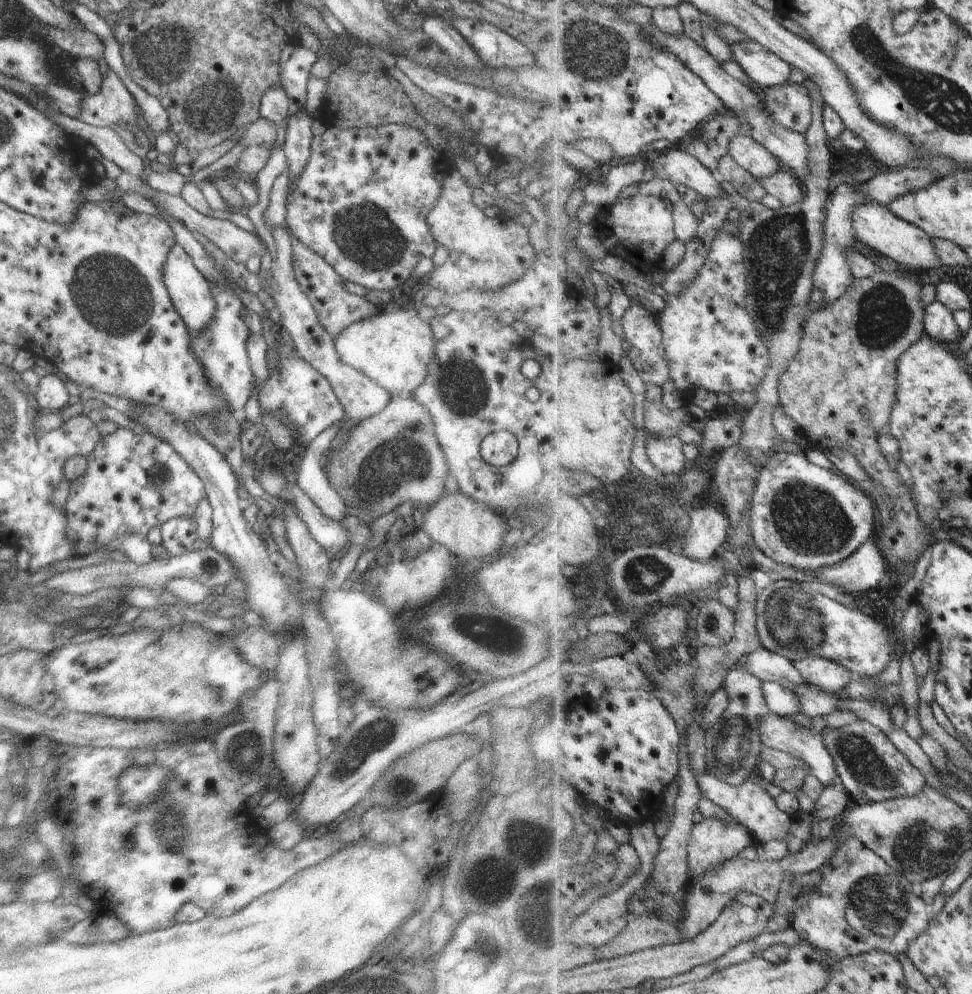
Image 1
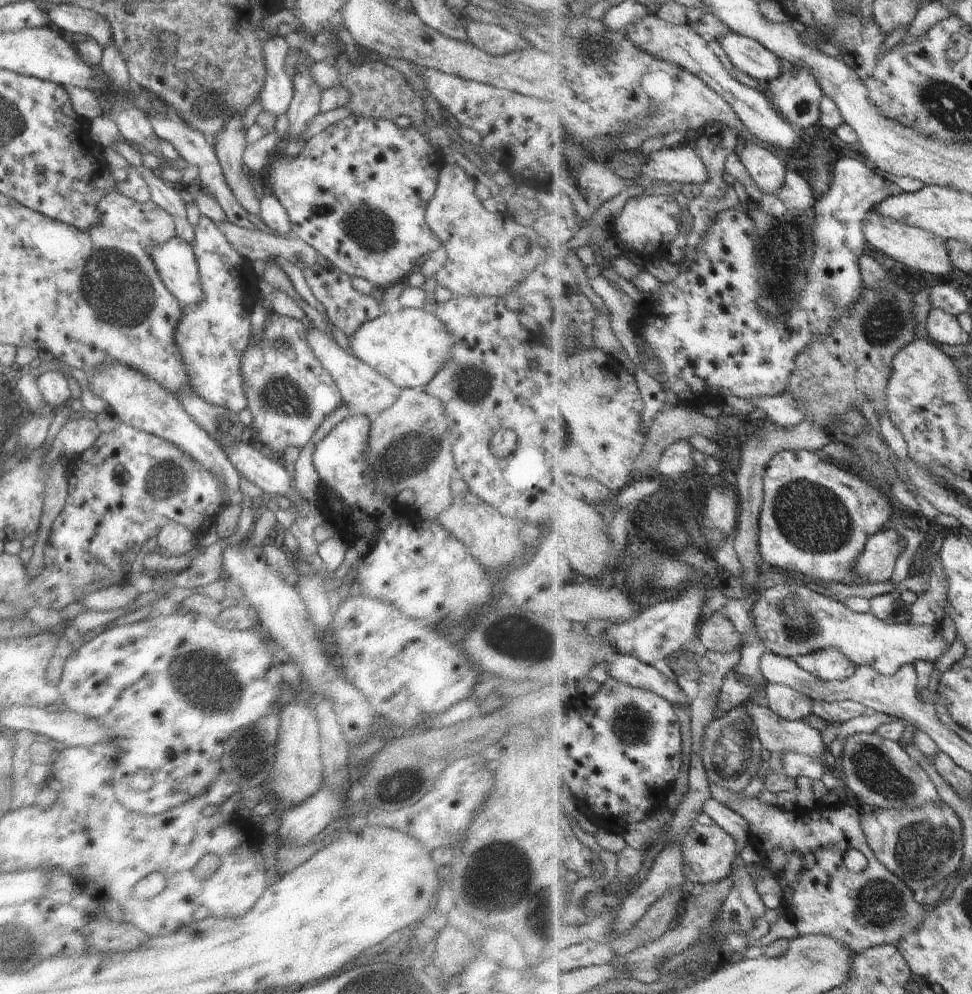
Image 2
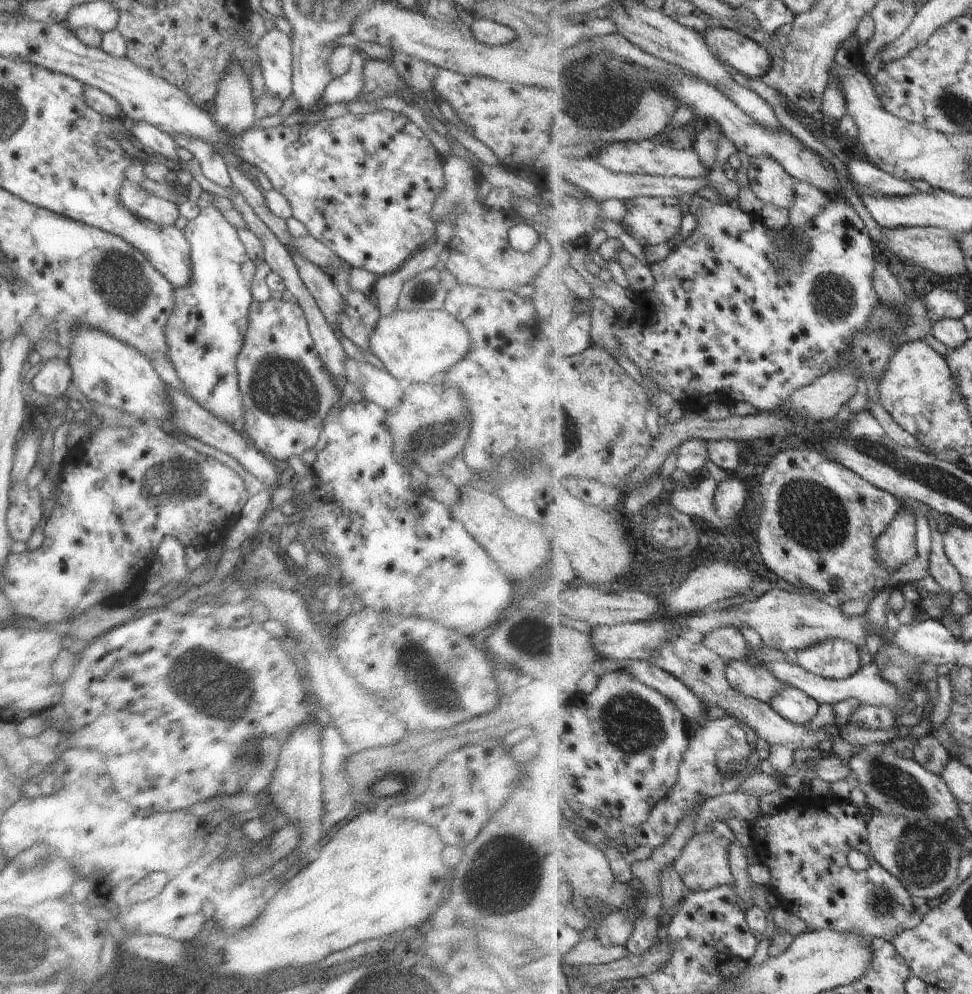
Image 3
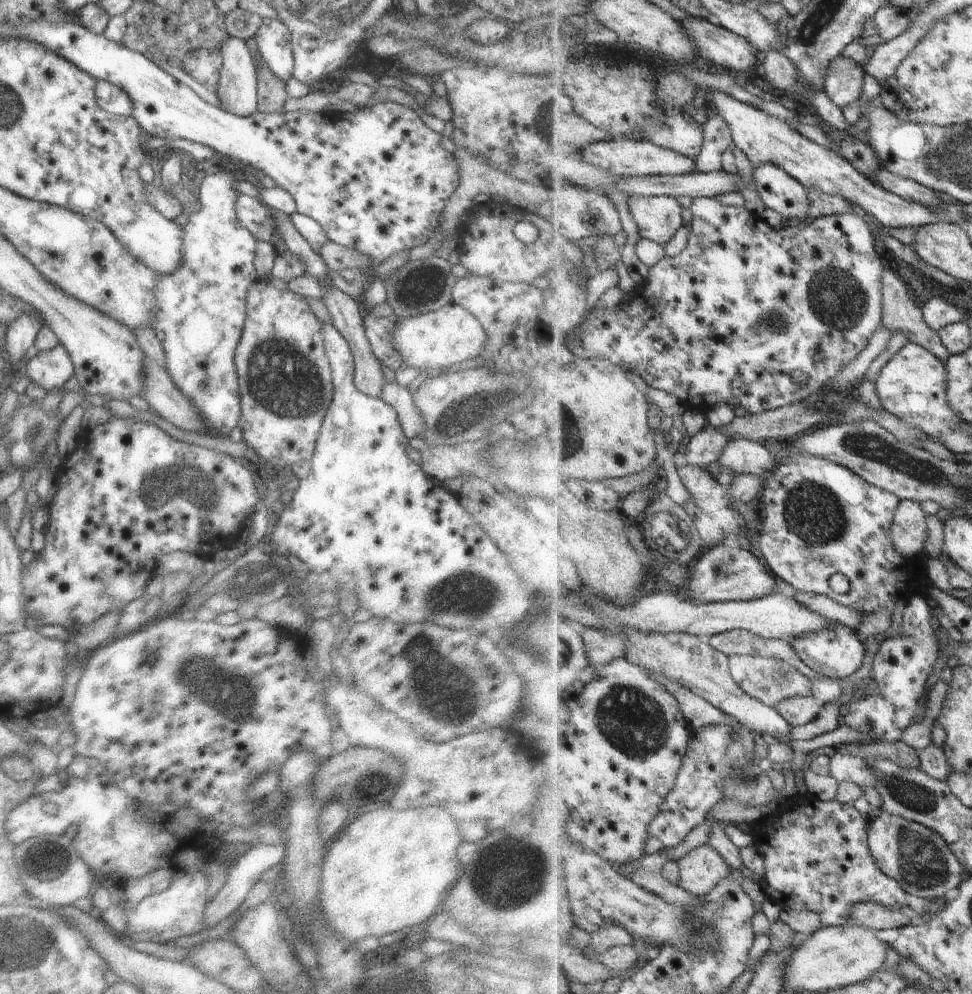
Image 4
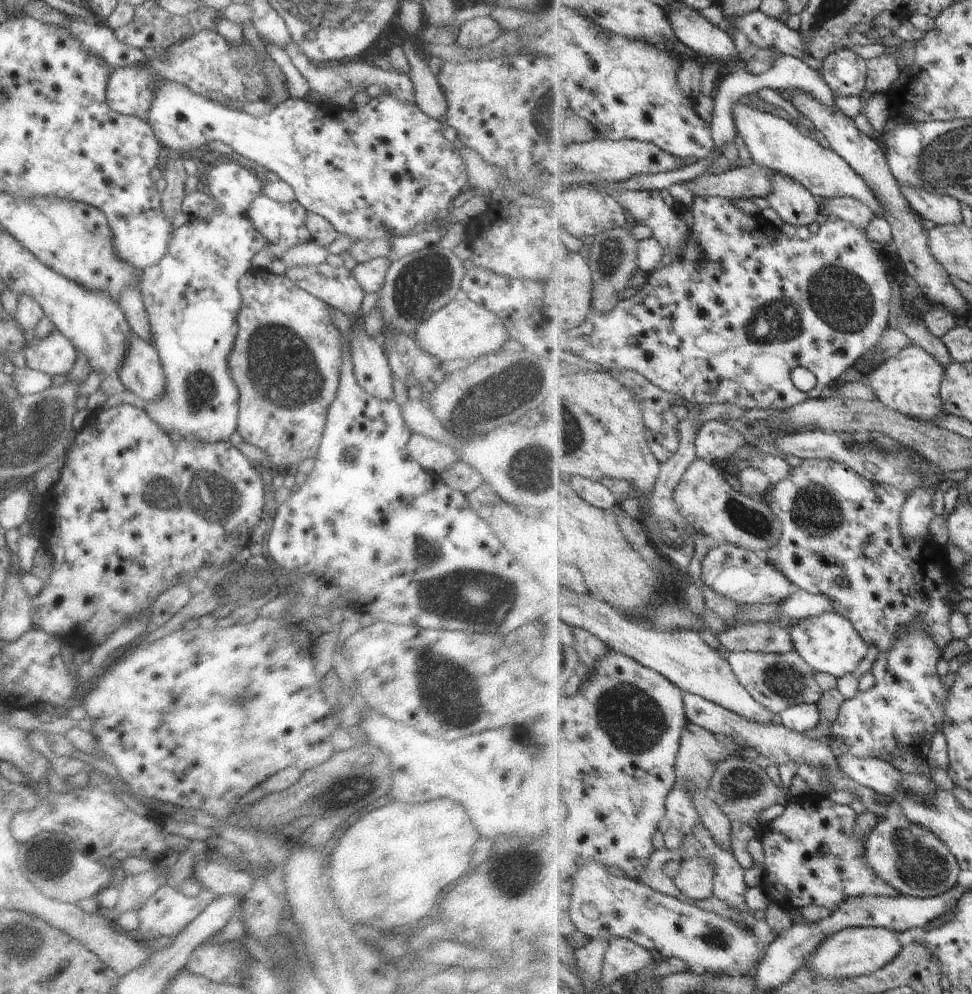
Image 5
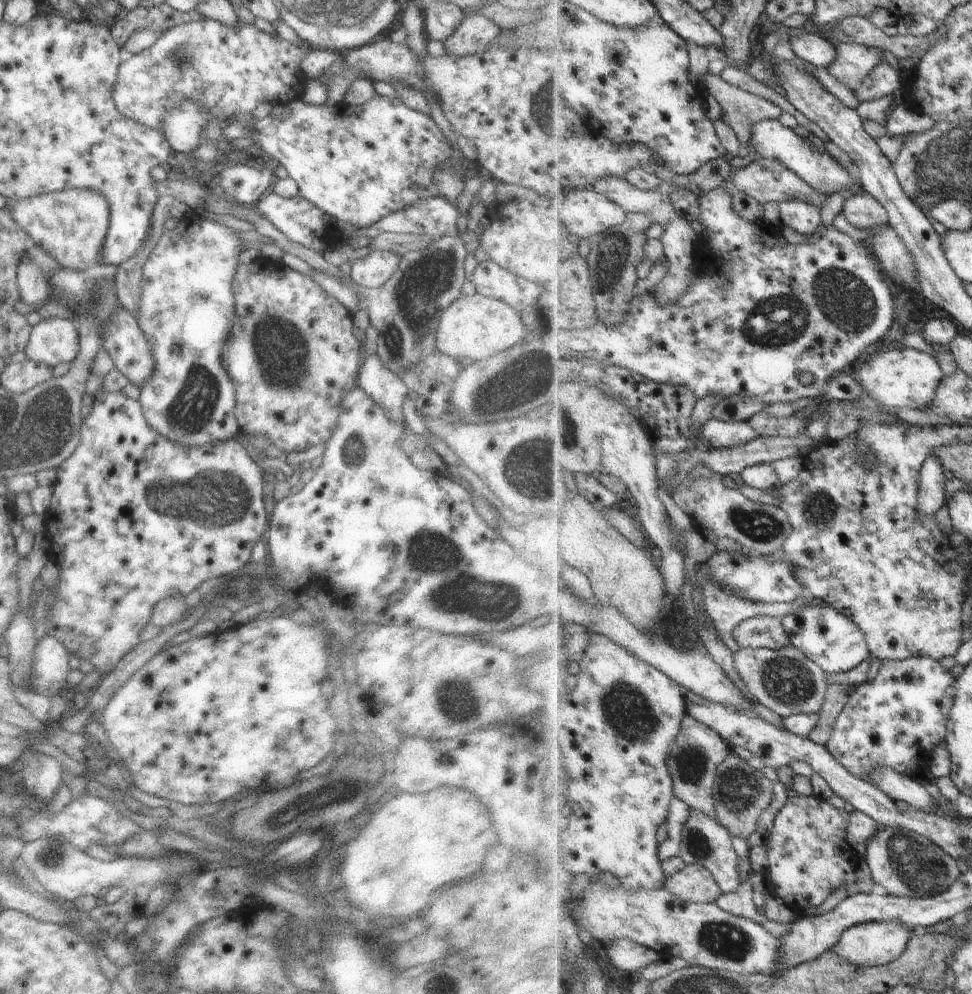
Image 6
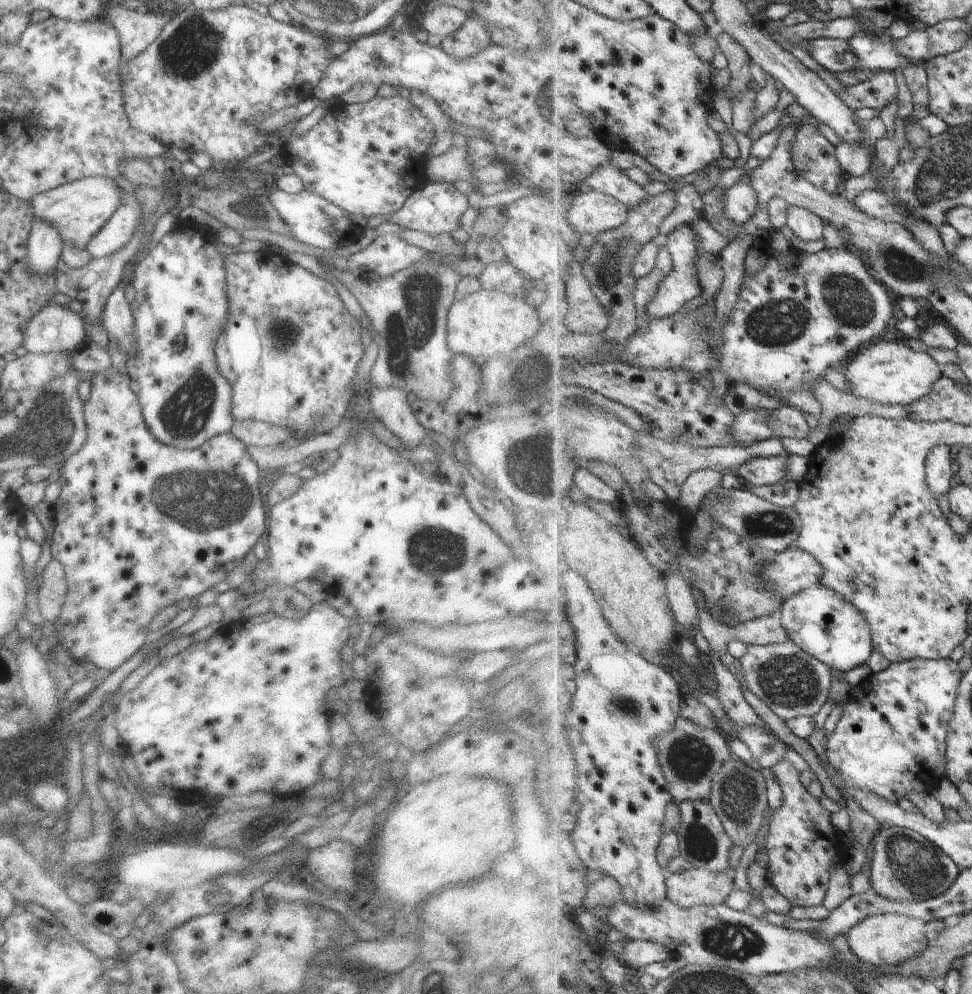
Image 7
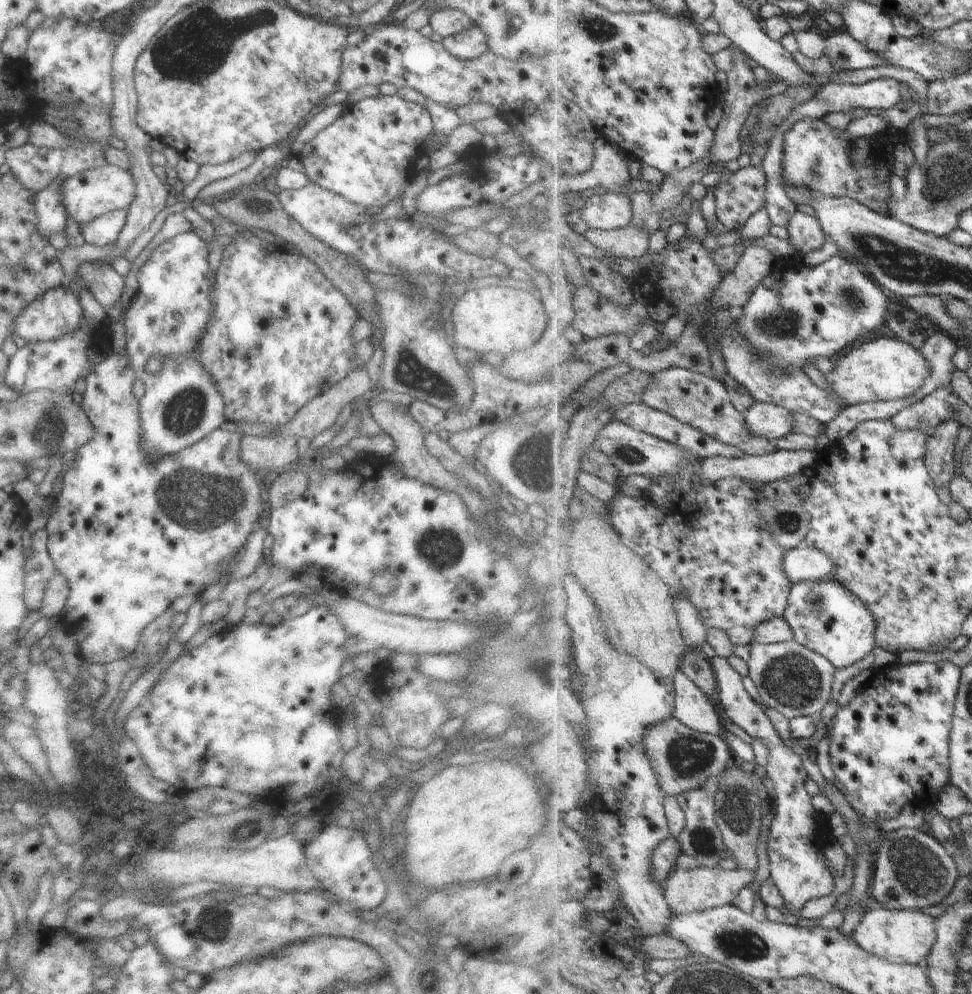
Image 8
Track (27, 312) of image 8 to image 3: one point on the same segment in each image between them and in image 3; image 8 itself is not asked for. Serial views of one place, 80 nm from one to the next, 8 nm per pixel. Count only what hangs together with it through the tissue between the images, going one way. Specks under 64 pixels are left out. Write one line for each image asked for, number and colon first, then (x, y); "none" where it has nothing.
3: (53, 376)
4: (50, 368)
5: (53, 354)
6: (53, 340)
7: (54, 329)

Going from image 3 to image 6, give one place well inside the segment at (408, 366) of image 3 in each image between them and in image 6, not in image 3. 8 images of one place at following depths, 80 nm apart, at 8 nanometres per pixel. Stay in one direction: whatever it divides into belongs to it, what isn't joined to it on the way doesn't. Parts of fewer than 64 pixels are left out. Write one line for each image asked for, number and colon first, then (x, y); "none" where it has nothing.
4: (448, 336)
5: (462, 329)
6: (473, 327)

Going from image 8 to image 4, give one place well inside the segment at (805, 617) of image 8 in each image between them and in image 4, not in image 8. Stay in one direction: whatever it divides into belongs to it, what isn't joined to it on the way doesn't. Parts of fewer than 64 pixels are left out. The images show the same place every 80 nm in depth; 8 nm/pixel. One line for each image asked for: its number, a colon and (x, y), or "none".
4: (835, 651)
5: (830, 643)
6: (825, 635)
7: (817, 620)

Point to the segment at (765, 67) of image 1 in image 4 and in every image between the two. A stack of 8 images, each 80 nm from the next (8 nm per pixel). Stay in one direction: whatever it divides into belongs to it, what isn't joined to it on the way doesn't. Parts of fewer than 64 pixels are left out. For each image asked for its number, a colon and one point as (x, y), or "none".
2: (747, 55)
3: (747, 55)
4: (717, 45)

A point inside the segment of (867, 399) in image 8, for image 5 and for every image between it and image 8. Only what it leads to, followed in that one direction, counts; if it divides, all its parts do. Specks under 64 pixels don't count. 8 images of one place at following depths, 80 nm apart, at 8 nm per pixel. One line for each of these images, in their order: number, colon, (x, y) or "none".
5: (909, 382)
6: (899, 377)
7: (890, 373)

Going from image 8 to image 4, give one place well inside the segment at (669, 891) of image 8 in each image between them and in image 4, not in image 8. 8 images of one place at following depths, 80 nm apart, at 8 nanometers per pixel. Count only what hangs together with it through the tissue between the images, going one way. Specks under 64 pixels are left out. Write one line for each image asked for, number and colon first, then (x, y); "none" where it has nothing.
4: (703, 868)
5: (696, 879)
6: (696, 883)
7: (699, 886)

